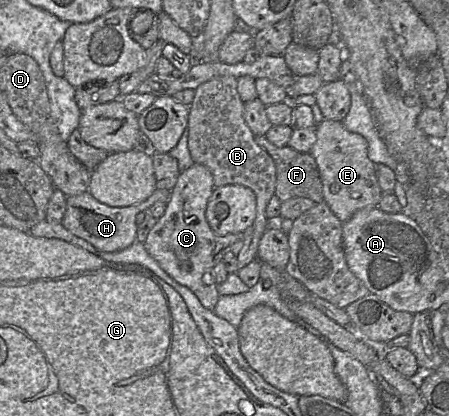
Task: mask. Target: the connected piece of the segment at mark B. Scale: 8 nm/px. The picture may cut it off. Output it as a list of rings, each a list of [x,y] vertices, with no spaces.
[[[221,76],[201,84],[196,90],[189,109],[188,118],[188,148],[195,164],[206,166],[212,176],[215,188],[225,185],[242,185],[250,188],[256,196],[256,218],[251,226],[243,233],[243,247],[237,255],[238,270],[258,259],[258,245],[264,232],[268,229],[266,217],[267,205],[275,194],[276,165],[273,158],[255,143],[255,135],[247,126],[244,119],[244,102],[237,91],[237,78]]]

